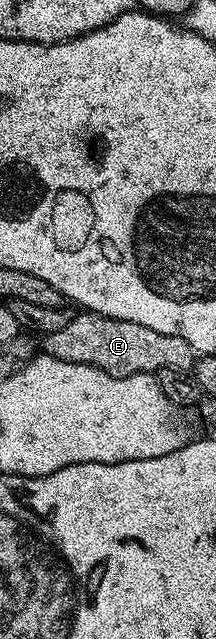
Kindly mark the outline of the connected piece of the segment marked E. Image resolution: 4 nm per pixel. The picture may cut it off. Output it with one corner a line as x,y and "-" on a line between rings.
88,311
74,315
63,331
44,334
43,353
67,363
83,363
102,369
112,377
130,377
140,373
157,375
163,369
189,371
195,360
191,346
175,335
163,335
151,331
151,327
143,327
143,323
127,323
123,319
111,319

